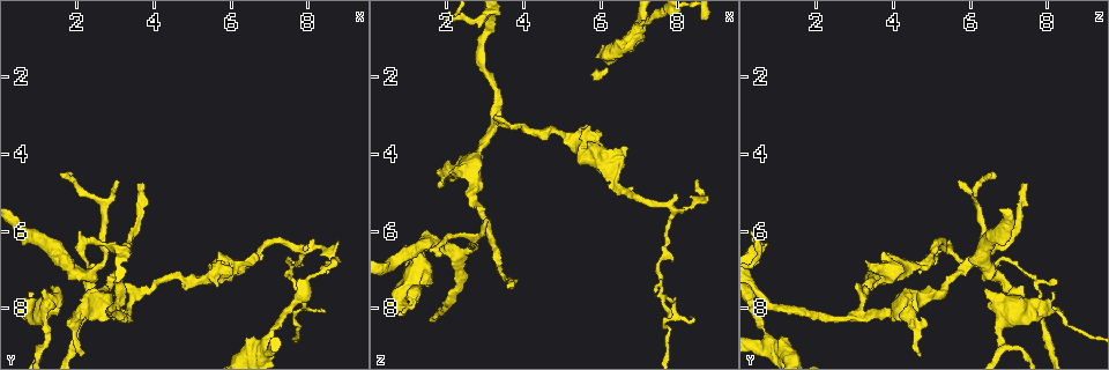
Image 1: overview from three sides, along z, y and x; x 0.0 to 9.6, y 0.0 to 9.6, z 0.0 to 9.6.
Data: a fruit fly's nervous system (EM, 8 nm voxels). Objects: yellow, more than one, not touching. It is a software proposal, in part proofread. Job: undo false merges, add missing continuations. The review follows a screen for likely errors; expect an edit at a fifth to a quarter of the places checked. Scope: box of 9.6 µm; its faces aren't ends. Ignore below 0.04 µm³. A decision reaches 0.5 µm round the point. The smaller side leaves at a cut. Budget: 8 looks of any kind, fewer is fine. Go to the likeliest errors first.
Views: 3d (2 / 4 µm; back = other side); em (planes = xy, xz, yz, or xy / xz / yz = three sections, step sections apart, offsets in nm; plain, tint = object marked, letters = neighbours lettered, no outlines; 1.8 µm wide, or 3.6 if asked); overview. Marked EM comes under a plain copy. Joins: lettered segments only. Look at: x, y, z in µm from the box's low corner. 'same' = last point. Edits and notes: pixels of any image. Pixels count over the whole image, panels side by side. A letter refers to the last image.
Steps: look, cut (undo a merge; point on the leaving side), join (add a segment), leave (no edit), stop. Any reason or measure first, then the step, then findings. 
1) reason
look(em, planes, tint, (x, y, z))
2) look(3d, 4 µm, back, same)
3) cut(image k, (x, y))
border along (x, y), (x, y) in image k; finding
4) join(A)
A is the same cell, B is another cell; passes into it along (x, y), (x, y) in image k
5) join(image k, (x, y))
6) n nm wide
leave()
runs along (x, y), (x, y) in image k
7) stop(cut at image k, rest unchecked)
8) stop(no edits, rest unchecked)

look(em, xy, step 8, tint, (7.10, 8.50, 0.55))

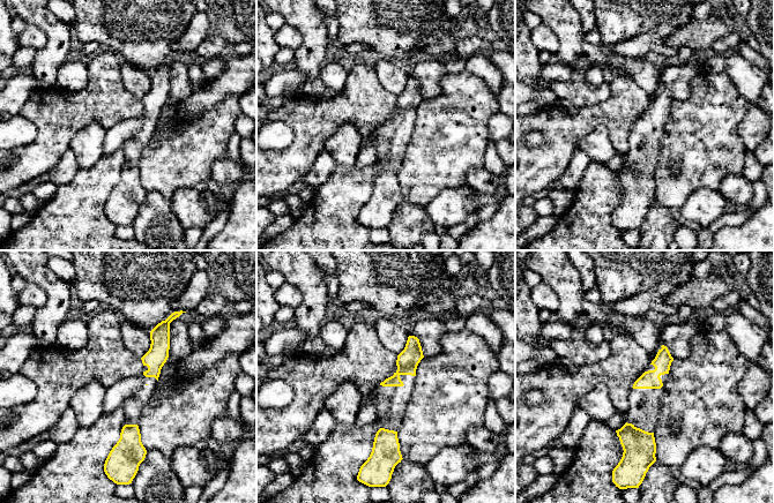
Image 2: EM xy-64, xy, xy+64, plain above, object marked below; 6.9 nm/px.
look(em, planes, tint, same)

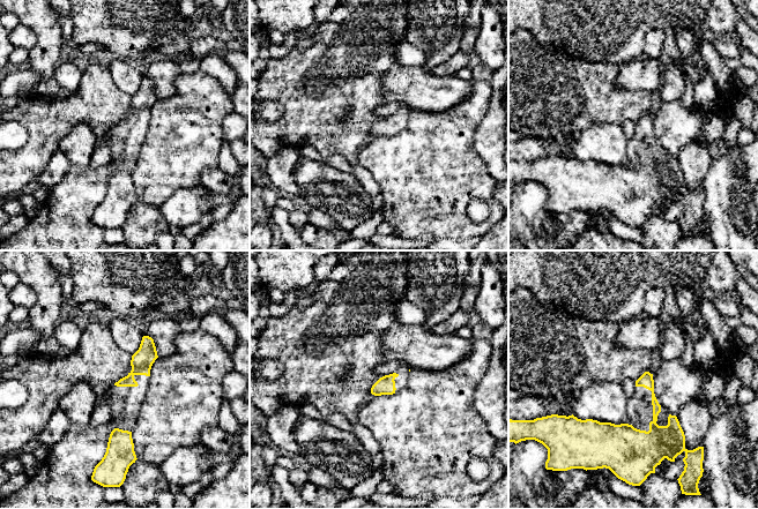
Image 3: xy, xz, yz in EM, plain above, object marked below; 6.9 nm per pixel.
what lies round it
look(em, planes, letters, same)

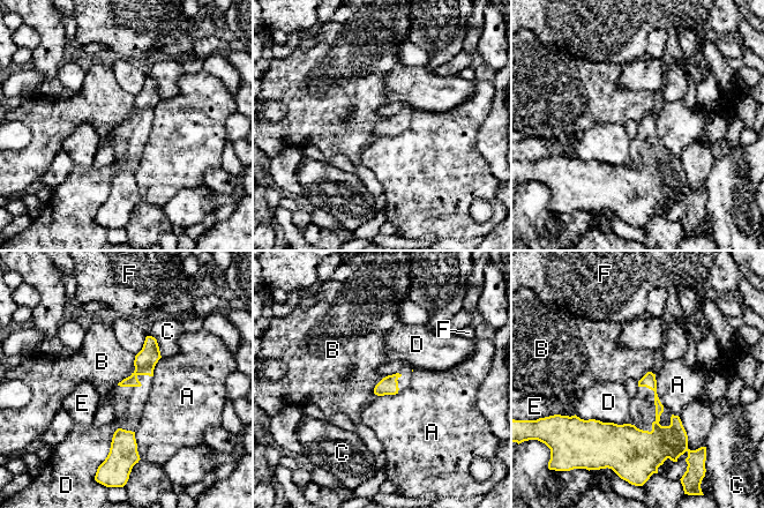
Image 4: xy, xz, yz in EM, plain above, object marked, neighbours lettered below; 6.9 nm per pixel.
100 nm wide; A touches over 240 nm
leave()
A, B, C, D, E and F are other cells; one cell here

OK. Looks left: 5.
tapers out
look(em, planes, letters, (3.75, 4.85, 7.50))

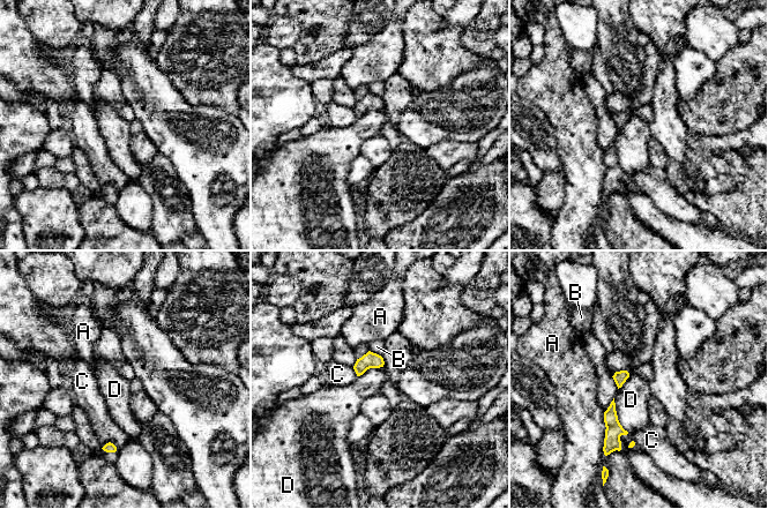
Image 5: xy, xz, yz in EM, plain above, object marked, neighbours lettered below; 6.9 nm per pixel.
leave()
A, B, C and D are other cells; border along (613, 398), (617, 419), (628, 432) in image 5; none of them fits

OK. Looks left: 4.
free end
look(3d, 4 µm, back, (5.70, 6.80, 3.30))

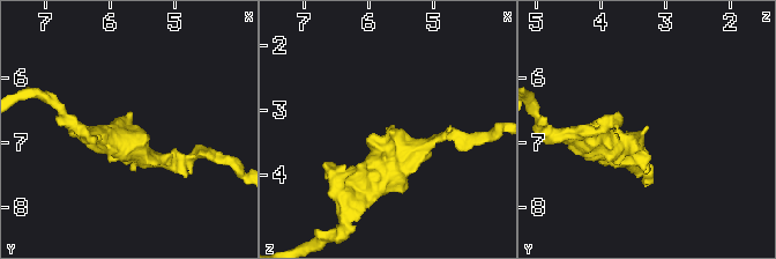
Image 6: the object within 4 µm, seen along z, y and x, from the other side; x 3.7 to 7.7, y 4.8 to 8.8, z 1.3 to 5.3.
now the EM
look(em, xy, step 16, letters, same)

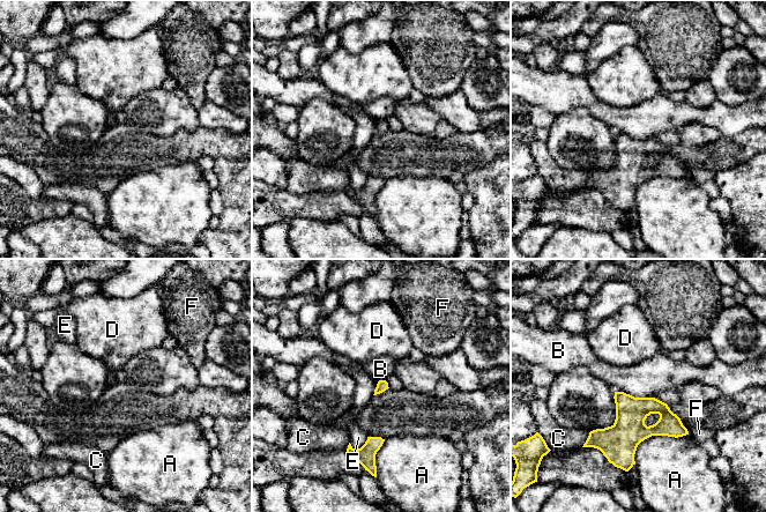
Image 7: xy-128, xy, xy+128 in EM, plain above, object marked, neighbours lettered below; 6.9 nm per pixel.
look(em, planes, letters, same)

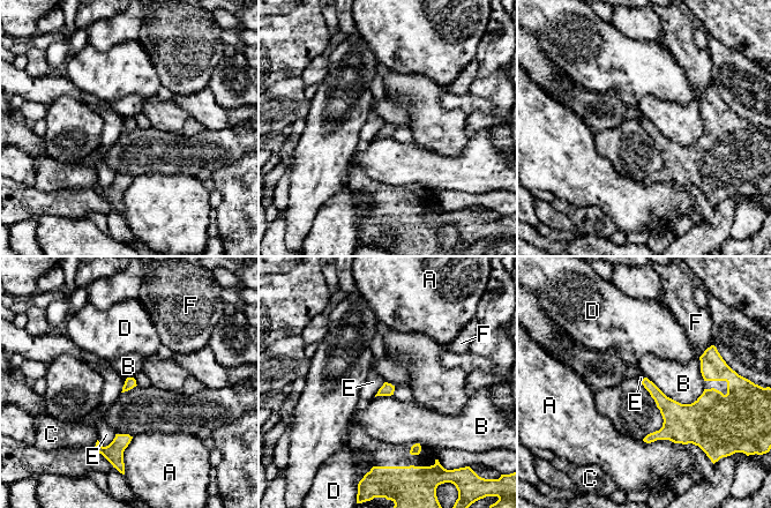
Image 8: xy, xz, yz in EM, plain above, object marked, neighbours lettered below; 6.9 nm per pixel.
leave()
A, B, C, D, E and F are other cells; border along (115, 433), (107, 445), (99, 445) in image 8; none of them fits

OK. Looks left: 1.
an open end
look(em, planes, letters, (1.15, 7.50, 6.40))

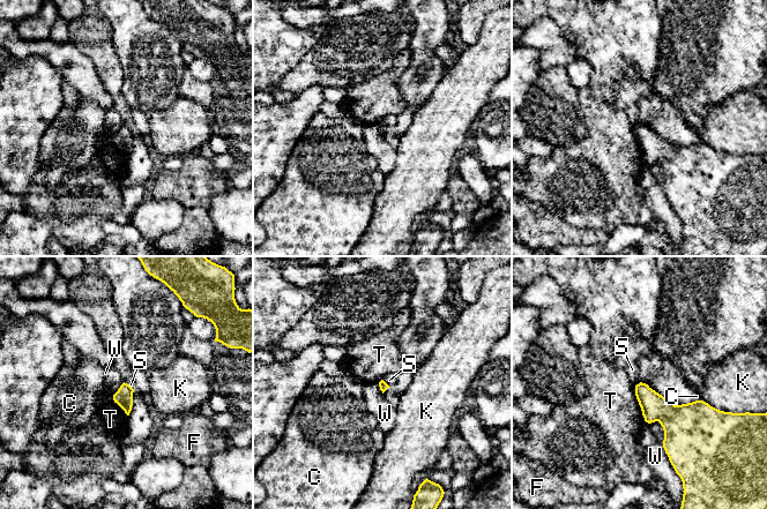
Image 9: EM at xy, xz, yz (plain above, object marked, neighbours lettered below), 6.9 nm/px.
leave()
C, F, K, S, T and W are other cells; border along (647, 383), (675, 404), (695, 401) in image 9; no lettered segment goes on from it

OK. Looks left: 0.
stop(no edits, rest unchecked)

